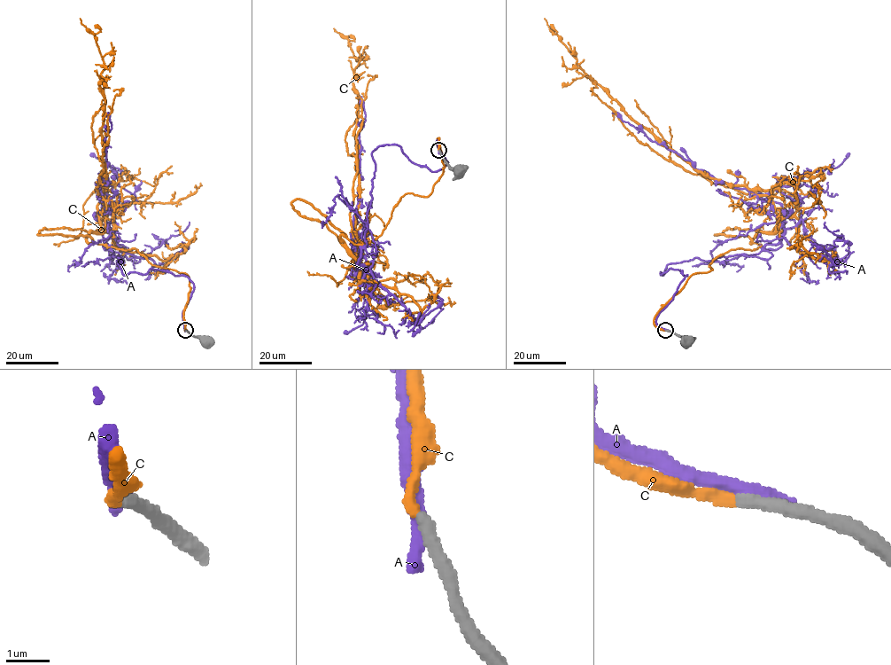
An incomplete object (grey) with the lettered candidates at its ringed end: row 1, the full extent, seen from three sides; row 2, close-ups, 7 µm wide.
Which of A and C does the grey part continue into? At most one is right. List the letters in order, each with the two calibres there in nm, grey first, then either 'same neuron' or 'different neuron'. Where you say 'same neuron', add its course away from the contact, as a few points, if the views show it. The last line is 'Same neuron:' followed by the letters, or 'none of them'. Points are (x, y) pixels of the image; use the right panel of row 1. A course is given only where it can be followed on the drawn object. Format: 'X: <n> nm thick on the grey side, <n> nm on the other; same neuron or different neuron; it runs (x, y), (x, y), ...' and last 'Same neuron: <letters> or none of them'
A: 360 nm thick on the grey side, 440 nm on the other; different neuron
C: 320 nm thick on the grey side, 280 nm on the other; same neuron; it runs (666, 331), (660, 309), (724, 253), (762, 246), (752, 238), (776, 230), (775, 207), (665, 146), (544, 19)
Same neuron: C

